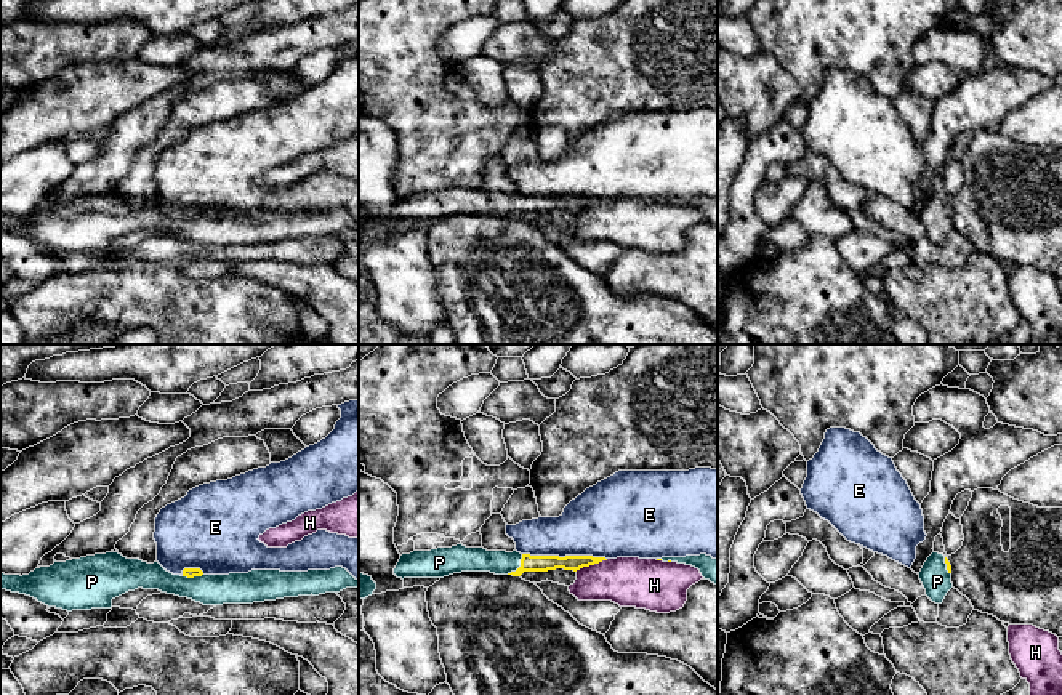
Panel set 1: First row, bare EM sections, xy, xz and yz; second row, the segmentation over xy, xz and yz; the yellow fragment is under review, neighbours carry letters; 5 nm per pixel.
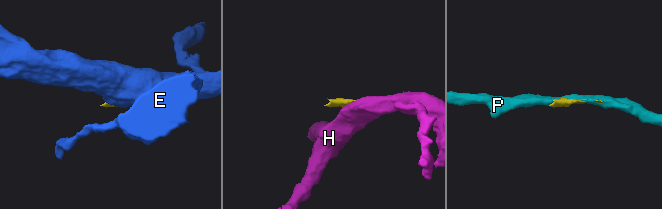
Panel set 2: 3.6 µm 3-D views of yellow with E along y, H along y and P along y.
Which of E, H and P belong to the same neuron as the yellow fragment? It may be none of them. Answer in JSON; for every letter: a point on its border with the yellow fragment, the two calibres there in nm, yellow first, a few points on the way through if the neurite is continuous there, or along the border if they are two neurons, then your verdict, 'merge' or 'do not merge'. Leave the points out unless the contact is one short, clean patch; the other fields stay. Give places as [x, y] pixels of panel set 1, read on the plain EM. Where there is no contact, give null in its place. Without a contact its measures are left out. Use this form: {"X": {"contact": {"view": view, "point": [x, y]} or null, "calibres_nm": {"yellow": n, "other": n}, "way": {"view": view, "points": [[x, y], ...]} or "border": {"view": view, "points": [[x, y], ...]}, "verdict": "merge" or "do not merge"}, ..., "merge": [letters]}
{"E": {"contact": {"view": "xz", "point": [566, 197]}, "calibres_nm": {"yellow": 80, "other": 360}, "verdict": "do not merge"}, "H": {"contact": {"view": "xz", "point": [591, 205]}, "calibres_nm": {"yellow": 80, "other": 260}, "verdict": "do not merge"}, "P": {"contact": {"view": "xz", "point": [519, 208]}, "calibres_nm": {"yellow": 80, "other": 130}, "verdict": "merge"}, "merge": ["P"]}

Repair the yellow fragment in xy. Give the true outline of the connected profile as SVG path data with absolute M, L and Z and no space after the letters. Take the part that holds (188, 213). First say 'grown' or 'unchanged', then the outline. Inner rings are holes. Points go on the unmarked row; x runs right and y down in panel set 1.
grown; M119 194L54 202L53 207L22 218L0 213L0 231L26 235L67 253L111 250L115 239L138 229L159 231L203 247L223 247L340 234L359 229L359 221L343 208L308 213L251 211L229 216L205 216L200 210L184 210L181 216L173 216L159 203L127 200Z

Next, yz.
grown; M932 194L919 213L919 221L926 231L926 237L932 243L942 245L947 234L953 229L948 200L943 195Z

